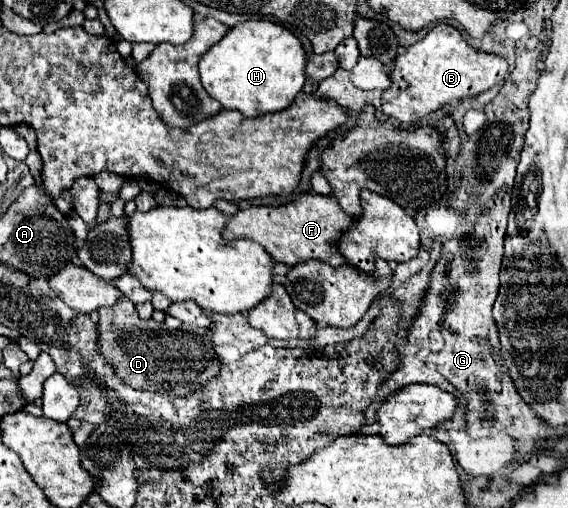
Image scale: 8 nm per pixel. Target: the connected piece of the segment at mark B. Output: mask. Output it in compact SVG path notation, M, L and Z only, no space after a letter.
M435 25L423 39L409 45L393 61L391 85L383 91L383 113L401 123L421 121L447 103L475 97L505 79L507 61L499 55L473 49L461 33L447 25Z

